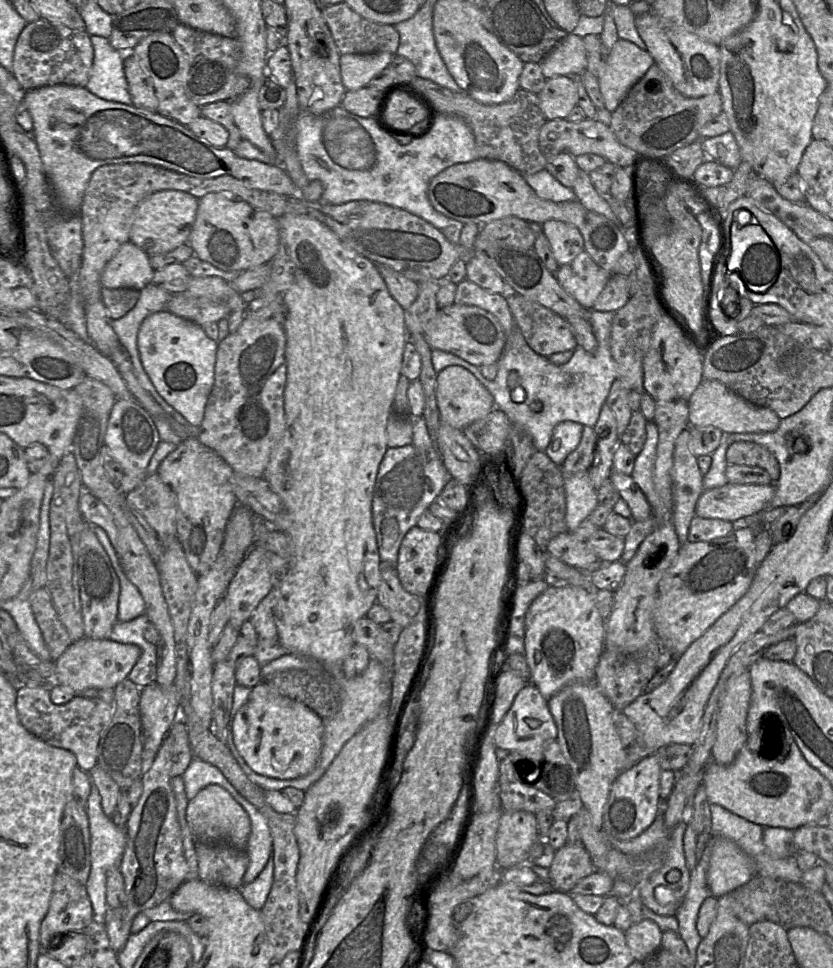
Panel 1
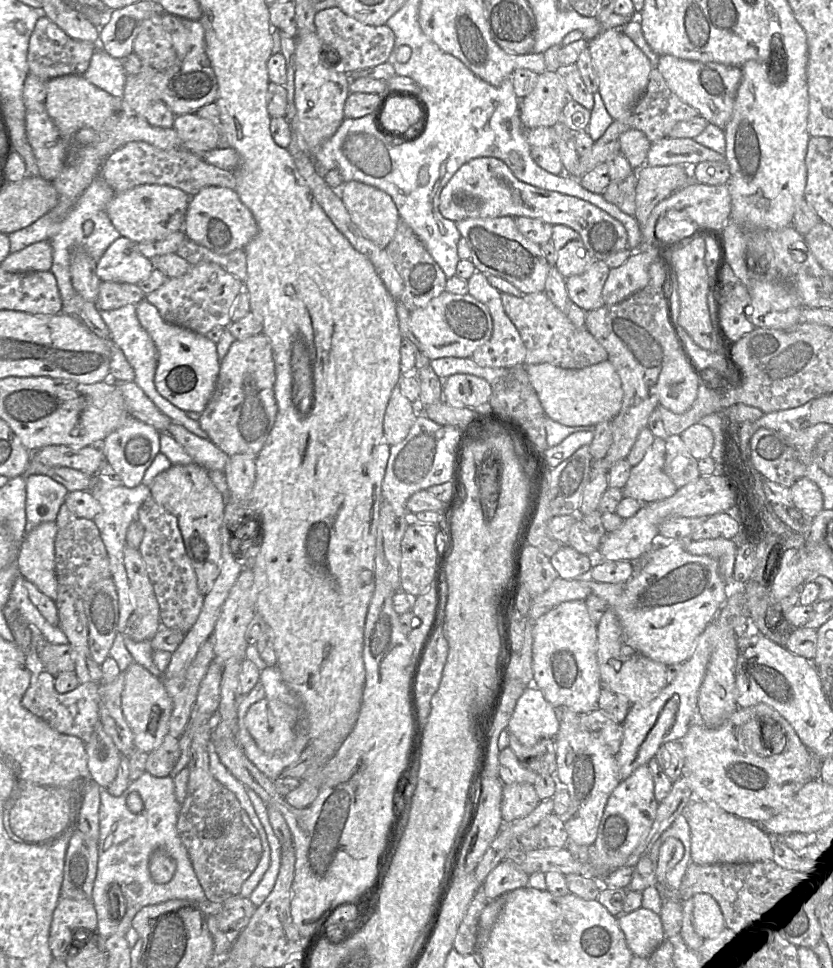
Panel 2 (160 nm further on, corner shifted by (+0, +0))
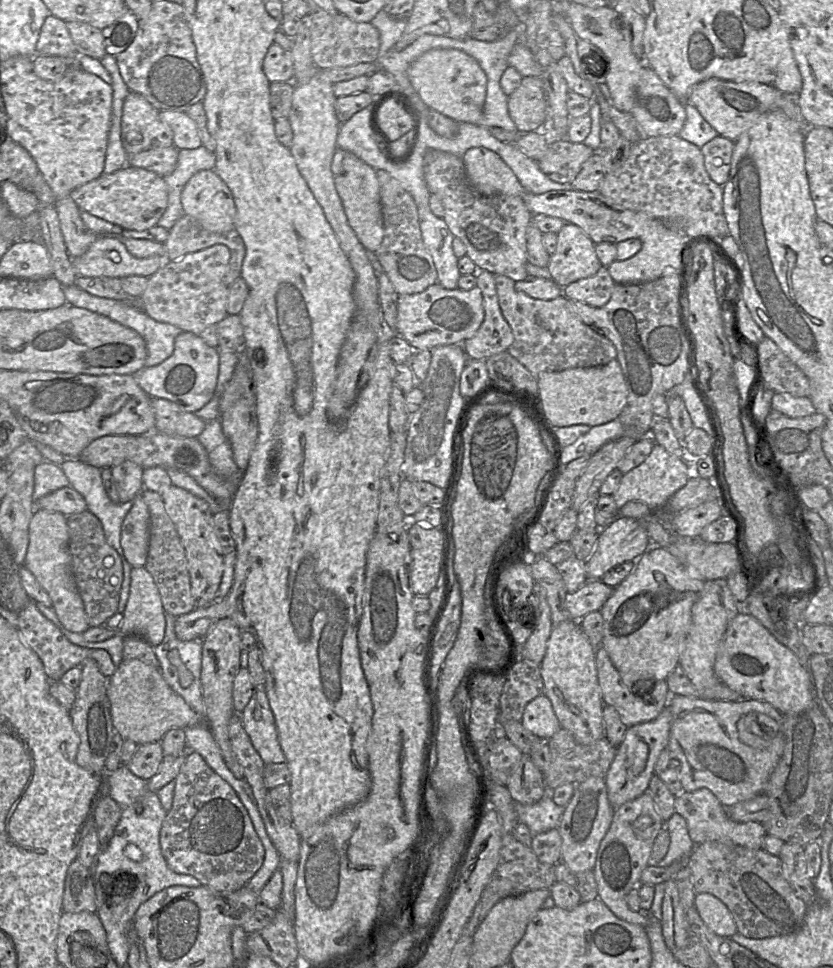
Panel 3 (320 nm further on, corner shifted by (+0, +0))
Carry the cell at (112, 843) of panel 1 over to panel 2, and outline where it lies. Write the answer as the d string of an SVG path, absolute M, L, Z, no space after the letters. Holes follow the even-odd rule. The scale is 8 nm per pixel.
M144 772L137 780L130 782L127 789L120 796L112 796L107 789L100 788L99 808L99 840L97 873L93 885L92 902L97 914L97 935L105 939L111 935L126 935L132 927L132 919L137 912L145 906L155 905L173 899L193 901L207 900L204 890L195 874L188 852L183 845L177 831L177 820L181 804L175 795L174 780L172 777L156 777ZM131 792L137 792L143 801L143 810L139 813L131 812L126 805L126 798ZM157 848L165 849L176 862L176 871L173 878L165 884L157 884L153 881L149 871L149 858ZM124 879L133 879L133 885L129 885L126 892L122 892L126 902L117 908L117 914L109 911L108 892L112 885L124 883Z

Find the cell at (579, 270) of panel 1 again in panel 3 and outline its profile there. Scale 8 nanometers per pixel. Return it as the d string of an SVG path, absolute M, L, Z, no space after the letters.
M601 266L598 272L588 278L572 282L563 288L563 295L571 300L585 303L592 307L602 307L610 299L615 282L607 267Z

